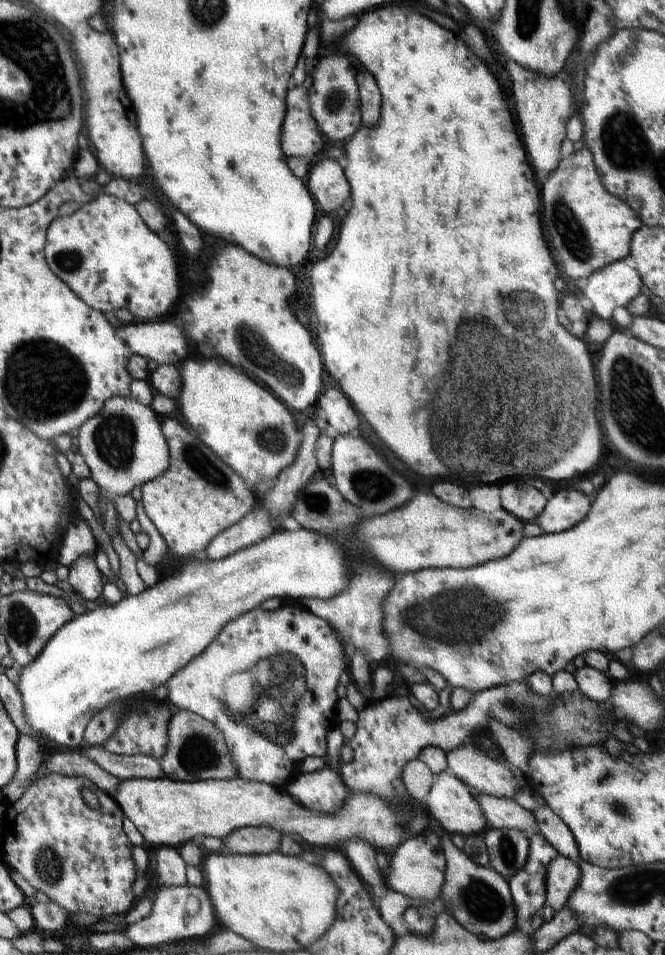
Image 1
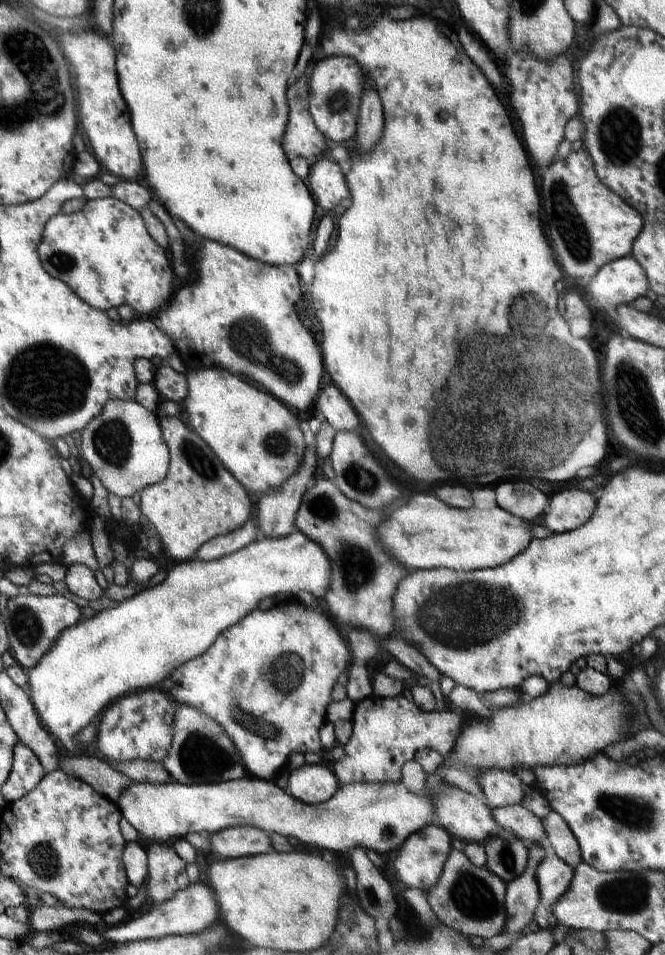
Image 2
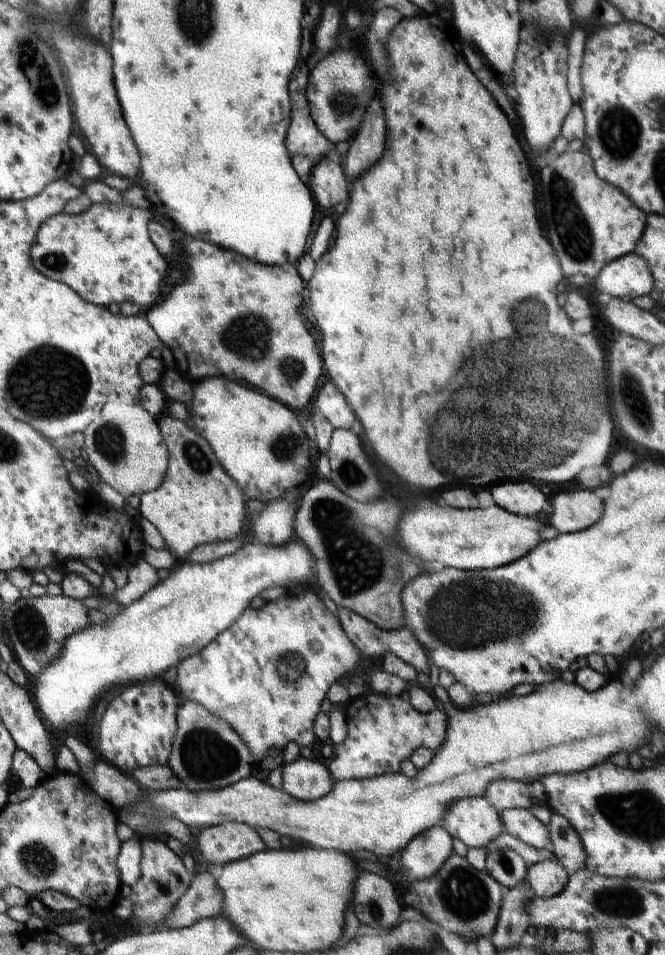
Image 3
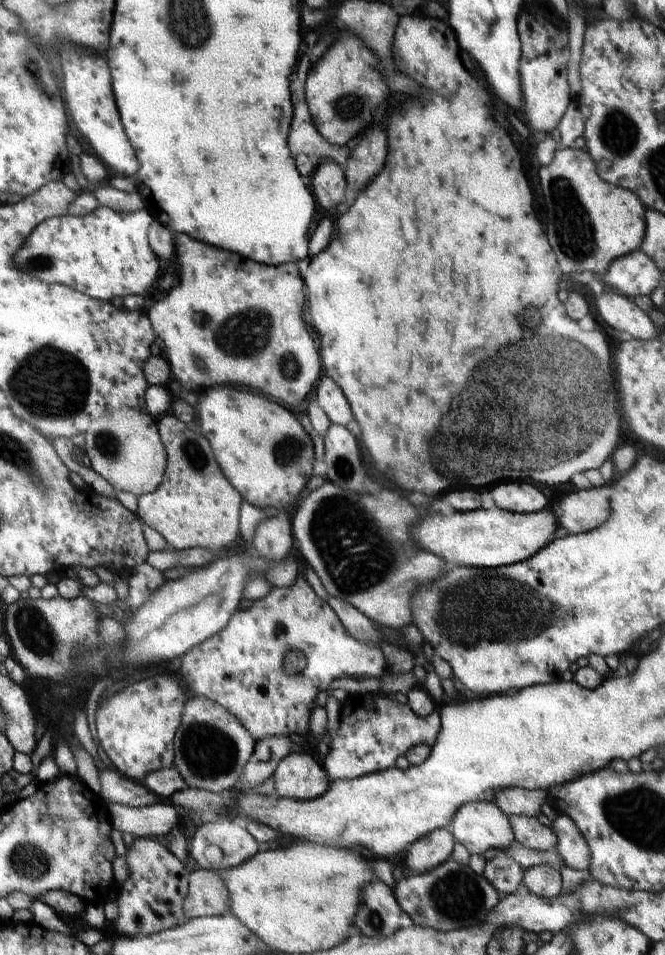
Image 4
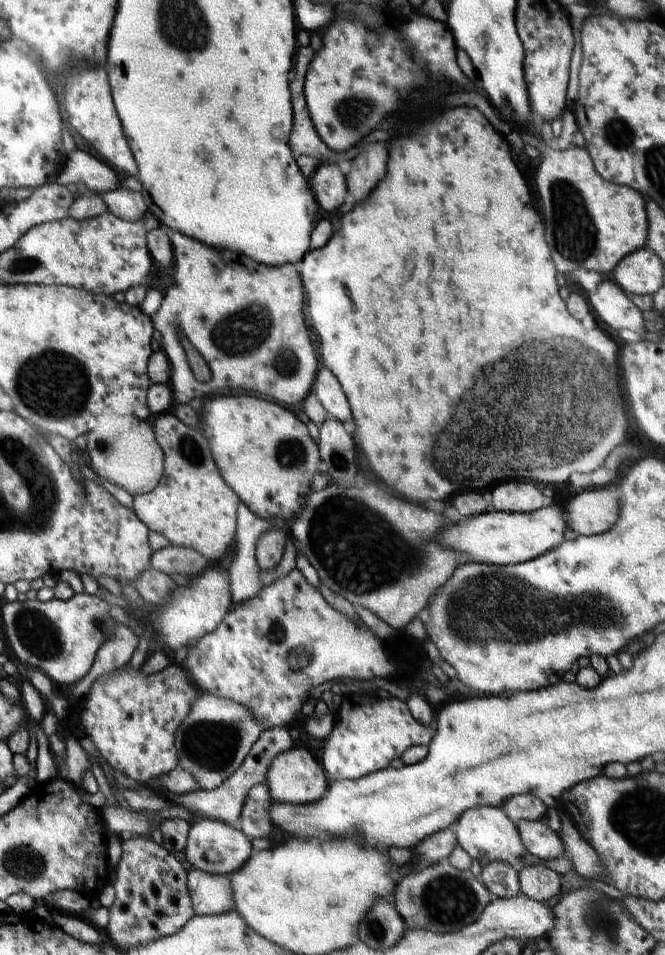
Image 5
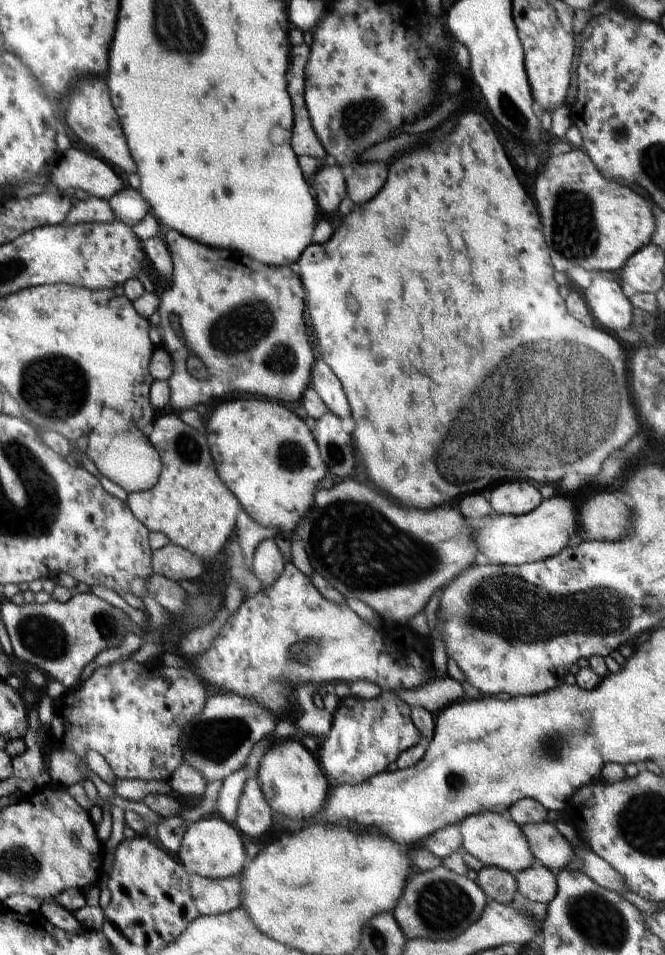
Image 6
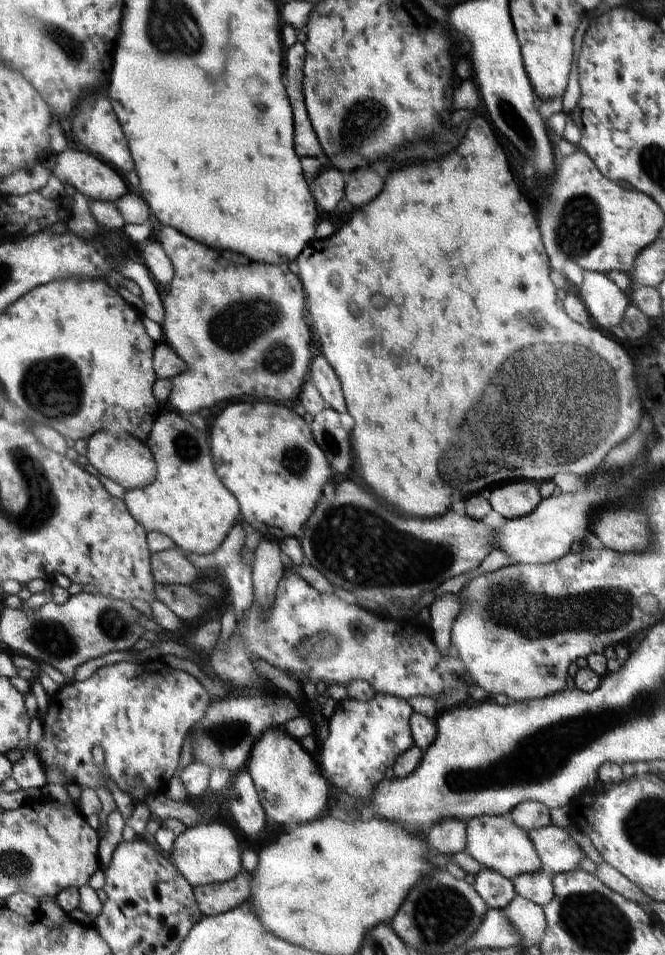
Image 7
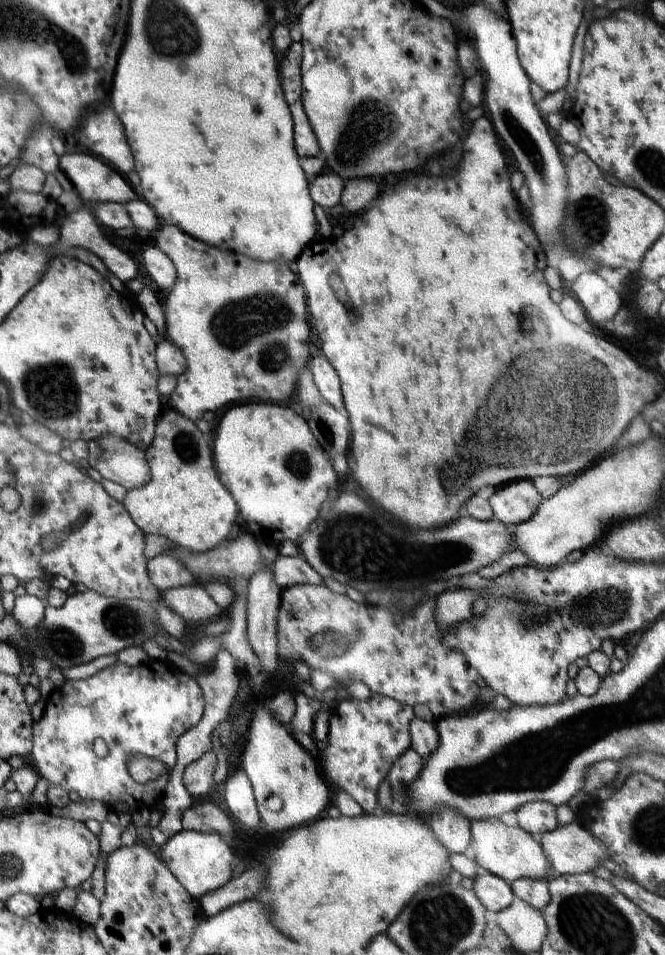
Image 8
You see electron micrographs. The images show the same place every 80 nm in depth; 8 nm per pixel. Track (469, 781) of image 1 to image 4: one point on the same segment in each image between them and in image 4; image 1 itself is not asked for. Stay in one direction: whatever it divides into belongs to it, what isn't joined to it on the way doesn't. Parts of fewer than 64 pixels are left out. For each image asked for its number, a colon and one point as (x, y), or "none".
2: (500, 788)
3: (504, 794)
4: (514, 801)

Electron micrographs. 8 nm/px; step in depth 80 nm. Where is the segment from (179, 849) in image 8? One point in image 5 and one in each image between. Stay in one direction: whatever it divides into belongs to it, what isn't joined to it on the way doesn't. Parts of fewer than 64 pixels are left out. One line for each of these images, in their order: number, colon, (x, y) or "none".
5: (233, 847)
6: (213, 848)
7: (206, 854)

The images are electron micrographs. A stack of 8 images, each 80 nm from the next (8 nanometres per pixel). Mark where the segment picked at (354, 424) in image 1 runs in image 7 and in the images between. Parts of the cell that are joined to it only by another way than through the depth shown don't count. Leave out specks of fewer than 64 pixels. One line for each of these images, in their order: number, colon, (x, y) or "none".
2: (332, 405)
3: (329, 401)
4: (330, 398)
5: (326, 388)
6: (327, 386)
7: (324, 379)

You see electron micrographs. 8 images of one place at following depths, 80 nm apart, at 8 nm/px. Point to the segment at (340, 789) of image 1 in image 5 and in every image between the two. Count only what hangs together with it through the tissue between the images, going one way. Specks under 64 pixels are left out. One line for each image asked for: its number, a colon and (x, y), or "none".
2: (312, 784)
3: (306, 779)
4: (299, 776)
5: (295, 777)

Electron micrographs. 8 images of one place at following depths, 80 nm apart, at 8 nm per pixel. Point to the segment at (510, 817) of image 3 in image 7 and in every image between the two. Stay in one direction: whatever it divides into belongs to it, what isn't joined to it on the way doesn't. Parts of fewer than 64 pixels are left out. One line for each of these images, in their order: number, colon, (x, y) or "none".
4: (528, 831)
5: (545, 844)
6: (551, 849)
7: (559, 852)

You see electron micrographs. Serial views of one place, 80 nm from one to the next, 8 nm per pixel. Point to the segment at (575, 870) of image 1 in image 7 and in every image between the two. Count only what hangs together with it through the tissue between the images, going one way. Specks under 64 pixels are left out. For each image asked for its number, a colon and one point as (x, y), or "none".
2: (553, 875)
3: (547, 879)
4: (544, 881)
5: (537, 881)
6: (538, 883)
7: (536, 887)

